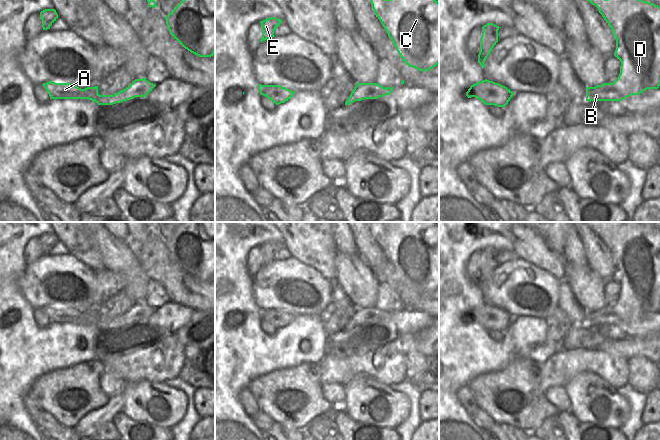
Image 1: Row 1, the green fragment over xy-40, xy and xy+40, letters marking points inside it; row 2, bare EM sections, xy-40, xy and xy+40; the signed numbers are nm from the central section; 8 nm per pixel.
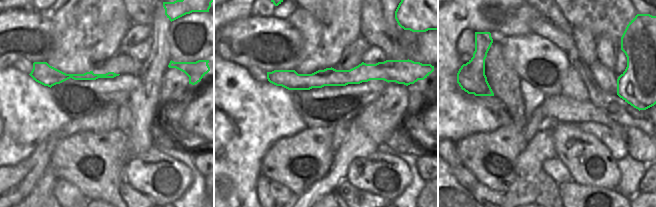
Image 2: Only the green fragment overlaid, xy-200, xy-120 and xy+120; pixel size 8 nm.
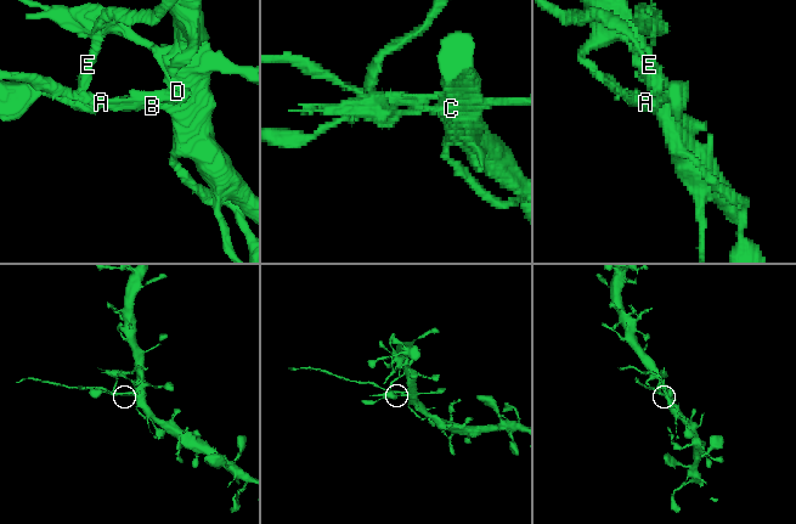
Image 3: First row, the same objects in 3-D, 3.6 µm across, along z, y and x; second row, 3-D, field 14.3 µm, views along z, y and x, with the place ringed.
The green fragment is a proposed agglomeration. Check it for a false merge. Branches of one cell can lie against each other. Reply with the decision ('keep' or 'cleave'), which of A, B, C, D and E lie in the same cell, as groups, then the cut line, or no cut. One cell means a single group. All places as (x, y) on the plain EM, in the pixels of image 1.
cleave; A B E / C D; cut in xy+40 along (609, 307), (609, 311), (619, 318), (614, 324)

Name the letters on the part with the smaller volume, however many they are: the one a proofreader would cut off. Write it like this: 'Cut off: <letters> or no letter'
Cut off: A, B, E

